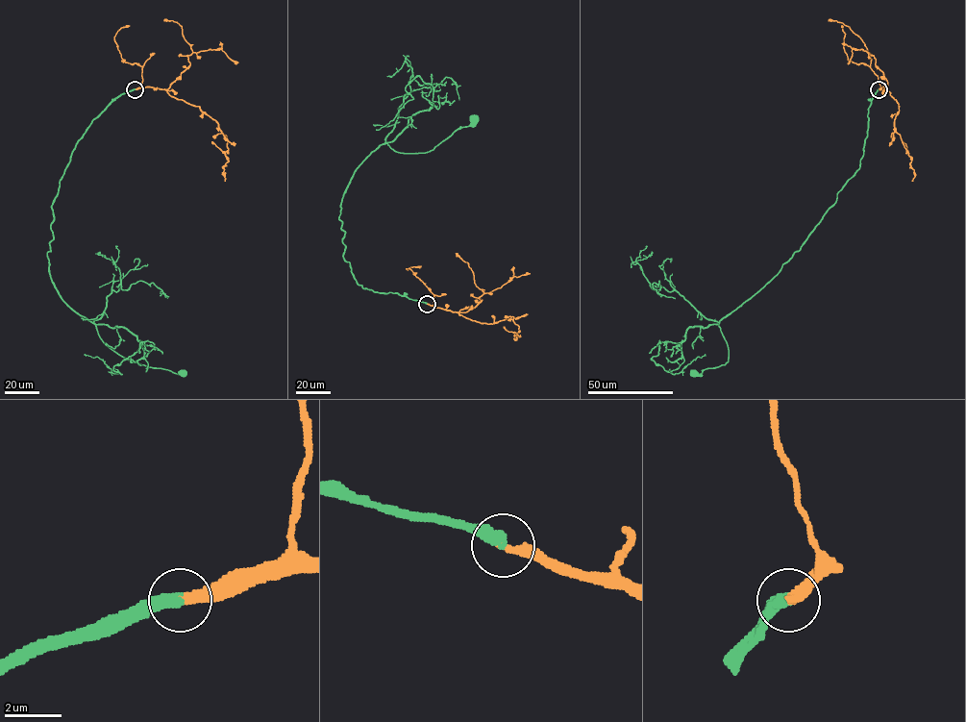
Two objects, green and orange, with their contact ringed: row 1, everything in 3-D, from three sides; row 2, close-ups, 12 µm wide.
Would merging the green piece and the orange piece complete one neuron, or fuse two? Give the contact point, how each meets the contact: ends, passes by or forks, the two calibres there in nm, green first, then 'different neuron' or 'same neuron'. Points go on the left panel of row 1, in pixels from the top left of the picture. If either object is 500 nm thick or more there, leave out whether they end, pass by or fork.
at (135, 89); green ends there; orange ends there; 440 nm thick on the green side, 320 nm on the other; same neuron

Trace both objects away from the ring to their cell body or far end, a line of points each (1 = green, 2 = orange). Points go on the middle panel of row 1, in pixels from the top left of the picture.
1: (427, 303), (357, 283), (343, 257), (341, 202), (355, 170), (381, 145), (430, 151), (474, 116)
2: (427, 303), (481, 323), (511, 319), (519, 326), (520, 336), (516, 336)

